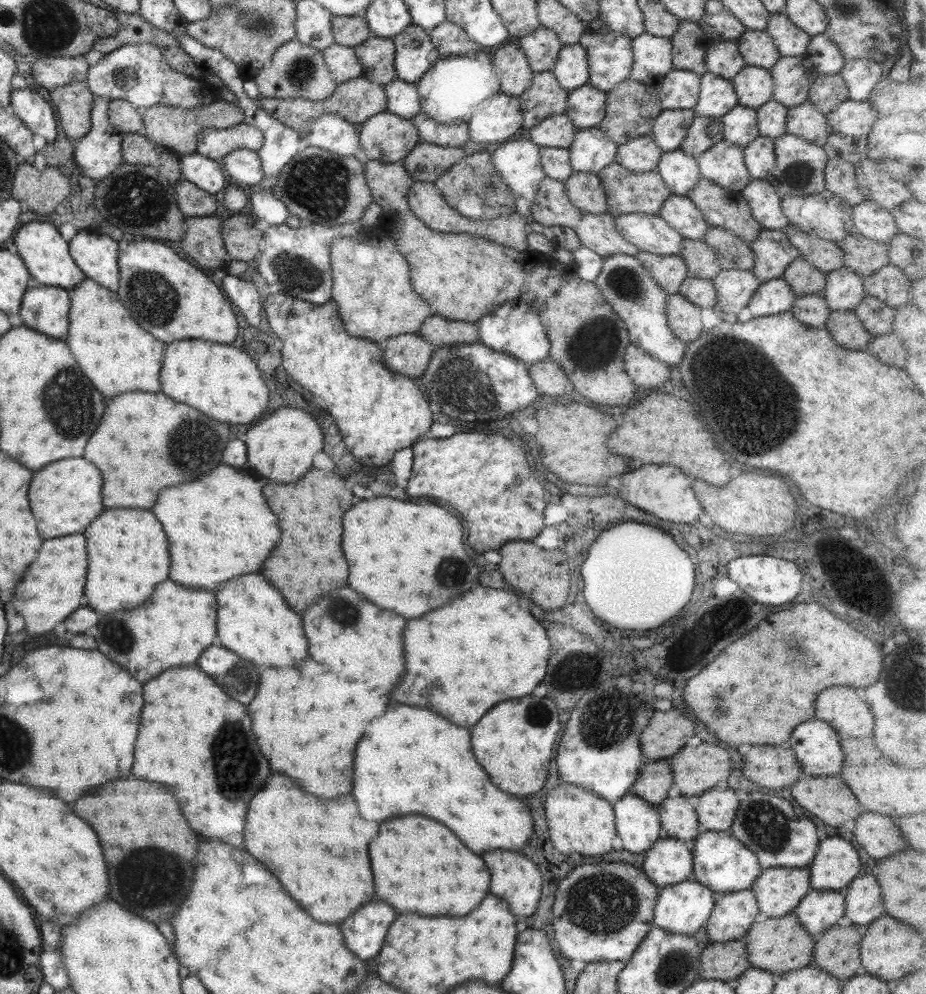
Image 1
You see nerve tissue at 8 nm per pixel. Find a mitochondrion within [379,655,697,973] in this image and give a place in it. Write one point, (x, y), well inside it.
(611, 900)

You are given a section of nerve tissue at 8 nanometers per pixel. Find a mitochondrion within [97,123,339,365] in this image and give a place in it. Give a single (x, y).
(136, 199)

